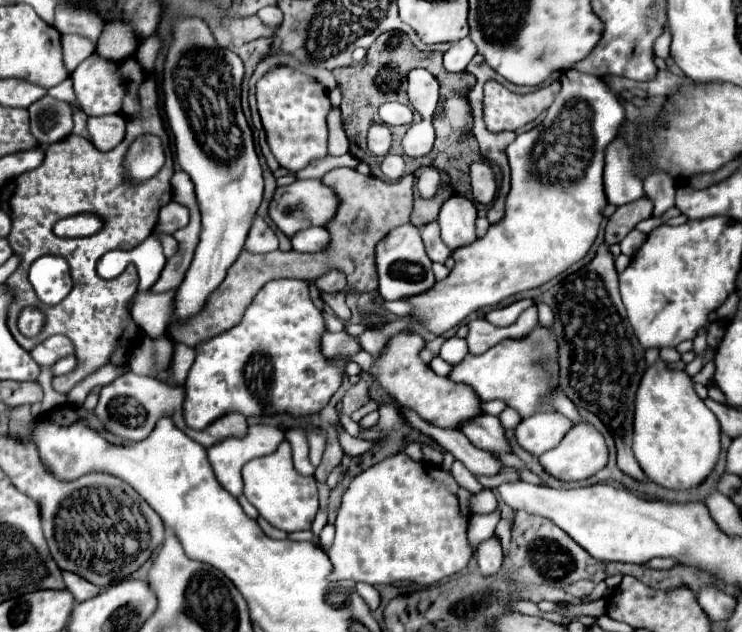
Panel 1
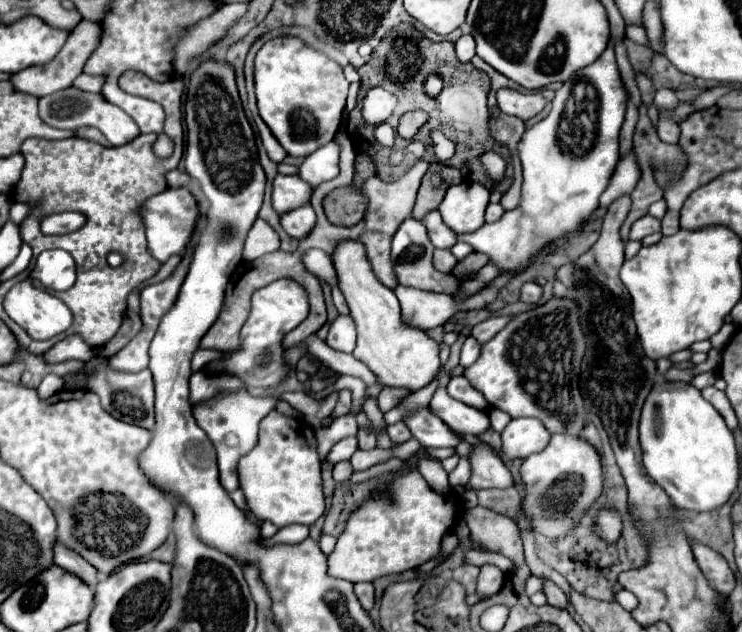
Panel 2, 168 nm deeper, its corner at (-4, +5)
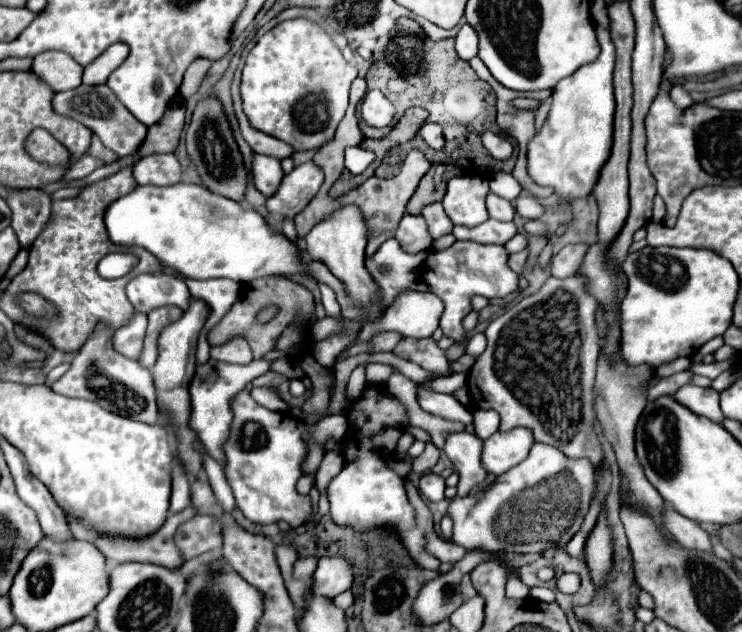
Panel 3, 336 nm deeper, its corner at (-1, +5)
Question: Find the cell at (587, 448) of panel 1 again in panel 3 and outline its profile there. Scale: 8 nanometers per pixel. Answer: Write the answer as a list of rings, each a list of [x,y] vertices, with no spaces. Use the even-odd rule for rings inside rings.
[[[534,444],[528,458],[508,470],[506,474],[500,474],[490,488],[486,488],[476,504],[474,496],[466,498],[454,498],[448,514],[454,520],[454,534],[452,540],[466,550],[484,550],[484,552],[544,552],[548,548],[564,548],[572,536],[580,530],[584,516],[590,508],[592,496],[594,496],[594,466],[586,460],[570,460],[566,458],[558,448],[548,444]]]

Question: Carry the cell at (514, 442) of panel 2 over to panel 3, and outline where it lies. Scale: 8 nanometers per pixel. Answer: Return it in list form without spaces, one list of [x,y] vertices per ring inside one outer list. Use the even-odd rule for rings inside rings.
[[[514,428],[510,432],[496,432],[482,446],[482,466],[488,474],[500,476],[520,464],[534,444],[530,430]]]

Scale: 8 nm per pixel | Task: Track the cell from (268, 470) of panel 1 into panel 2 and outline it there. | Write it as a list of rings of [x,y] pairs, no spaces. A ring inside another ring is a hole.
[[[269,412],[261,422],[257,448],[239,460],[239,480],[247,504],[257,520],[269,520],[279,528],[289,524],[311,526],[325,512],[321,462],[315,450],[313,430],[305,420]]]

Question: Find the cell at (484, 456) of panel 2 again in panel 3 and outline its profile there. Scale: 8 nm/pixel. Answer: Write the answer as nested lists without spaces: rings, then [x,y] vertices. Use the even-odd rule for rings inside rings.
[[[454,432],[446,436],[444,452],[460,474],[458,496],[468,496],[470,488],[474,488],[474,484],[478,486],[486,478],[486,470],[480,462],[482,440],[470,432]]]

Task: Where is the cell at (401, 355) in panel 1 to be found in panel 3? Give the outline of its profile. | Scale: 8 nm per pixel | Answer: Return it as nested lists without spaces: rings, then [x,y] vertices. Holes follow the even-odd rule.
[[[344,206],[344,208],[338,208],[334,210],[330,216],[326,216],[324,220],[320,220],[308,234],[306,234],[306,250],[308,254],[314,258],[314,260],[322,260],[324,264],[328,264],[330,272],[334,272],[334,276],[338,276],[346,288],[348,288],[348,294],[350,298],[370,310],[370,320],[376,320],[382,316],[382,308],[380,308],[380,294],[378,294],[378,288],[376,284],[372,282],[370,274],[366,272],[364,268],[364,248],[366,248],[366,236],[368,236],[368,230],[366,230],[366,218],[362,214],[362,210],[358,206]]]

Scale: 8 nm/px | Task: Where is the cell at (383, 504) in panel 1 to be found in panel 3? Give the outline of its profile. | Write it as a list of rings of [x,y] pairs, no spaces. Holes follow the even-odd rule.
[[[320,560],[316,572],[312,574],[314,596],[336,598],[352,586],[352,572],[342,564],[342,560]]]

